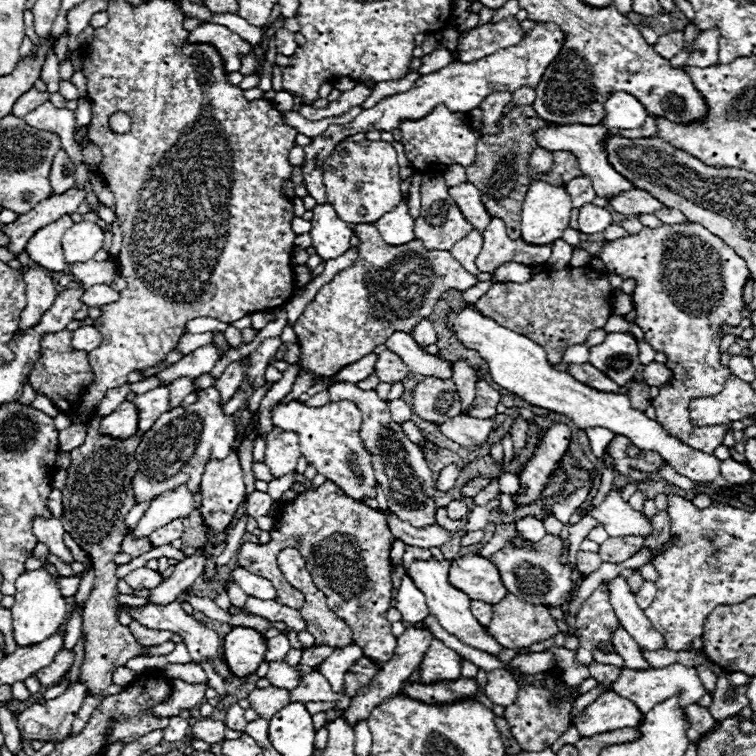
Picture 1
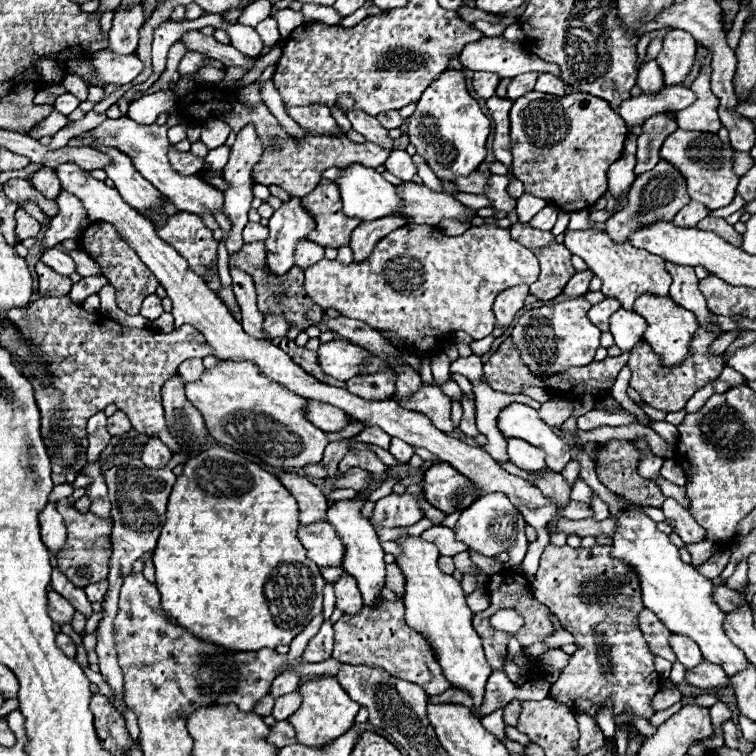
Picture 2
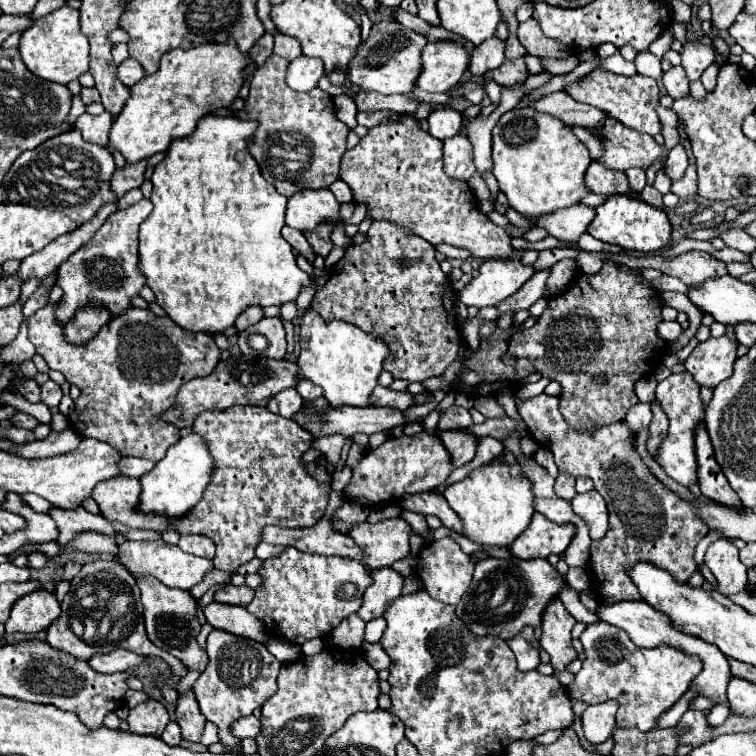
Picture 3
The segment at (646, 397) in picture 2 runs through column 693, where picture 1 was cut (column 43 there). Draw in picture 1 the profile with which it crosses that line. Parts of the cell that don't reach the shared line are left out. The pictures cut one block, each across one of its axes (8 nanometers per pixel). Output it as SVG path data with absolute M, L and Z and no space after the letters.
M56 332L56 334L46 334L42 338L42 356L36 362L36 366L30 372L30 386L36 390L36 394L44 394L52 400L52 404L68 416L74 416L80 410L80 396L84 388L92 384L92 368L88 364L88 354L86 352L76 352L72 346L72 332Z

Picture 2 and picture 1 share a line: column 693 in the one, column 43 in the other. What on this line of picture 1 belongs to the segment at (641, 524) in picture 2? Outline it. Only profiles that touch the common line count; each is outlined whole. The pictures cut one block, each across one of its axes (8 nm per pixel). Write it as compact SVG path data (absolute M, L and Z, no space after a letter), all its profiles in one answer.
M44 566L38 570L26 570L16 580L16 602L12 606L14 620L14 640L18 646L30 646L46 640L54 634L64 622L68 614L68 604L58 590L58 578L54 578Z

